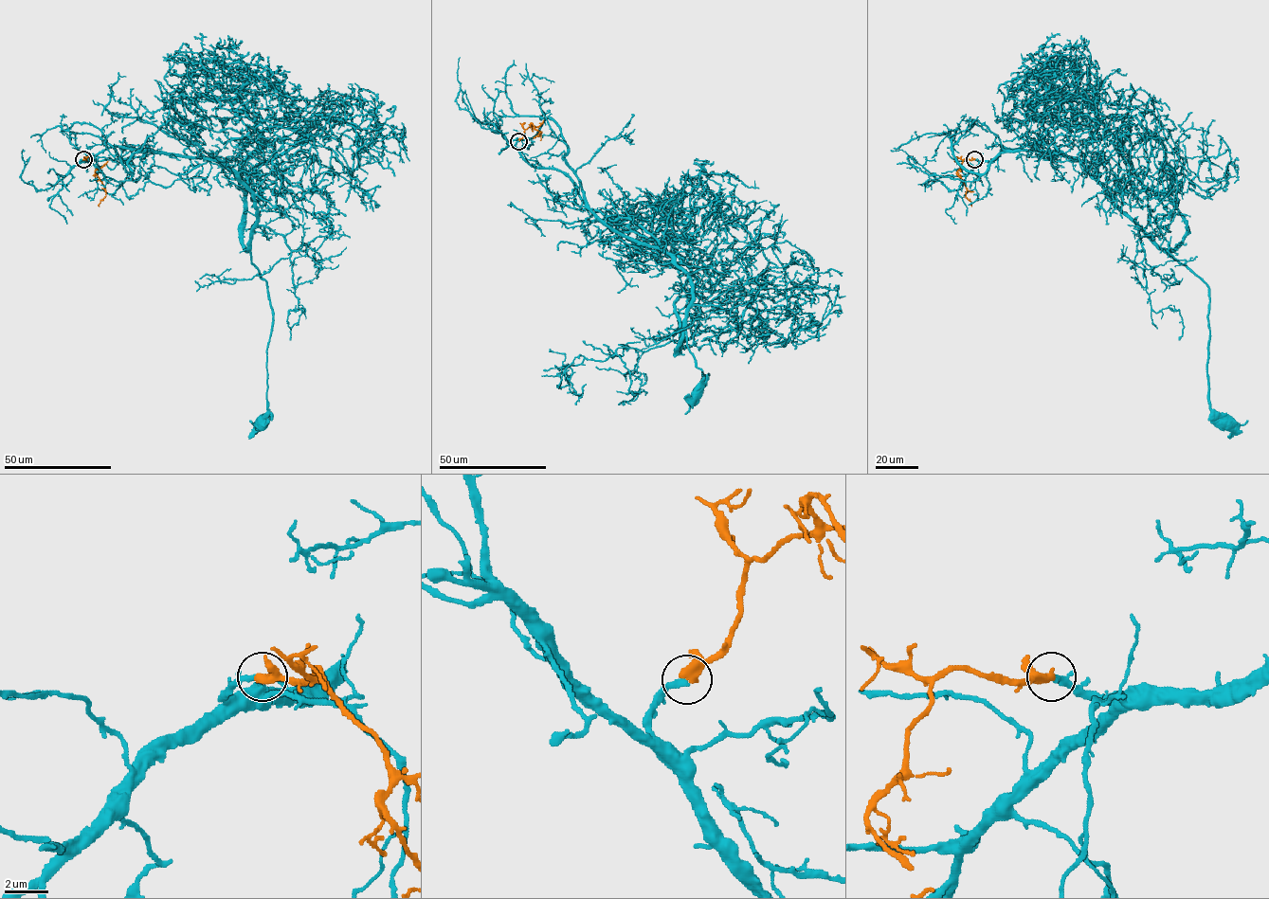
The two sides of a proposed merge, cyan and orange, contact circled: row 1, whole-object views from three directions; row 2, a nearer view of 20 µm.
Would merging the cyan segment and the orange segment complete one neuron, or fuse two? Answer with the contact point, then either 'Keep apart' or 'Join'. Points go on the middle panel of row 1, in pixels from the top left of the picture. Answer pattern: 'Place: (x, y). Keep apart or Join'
Place: (518, 141). Join

